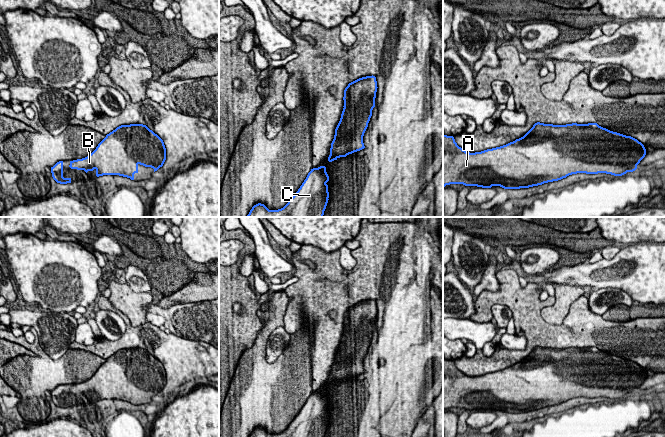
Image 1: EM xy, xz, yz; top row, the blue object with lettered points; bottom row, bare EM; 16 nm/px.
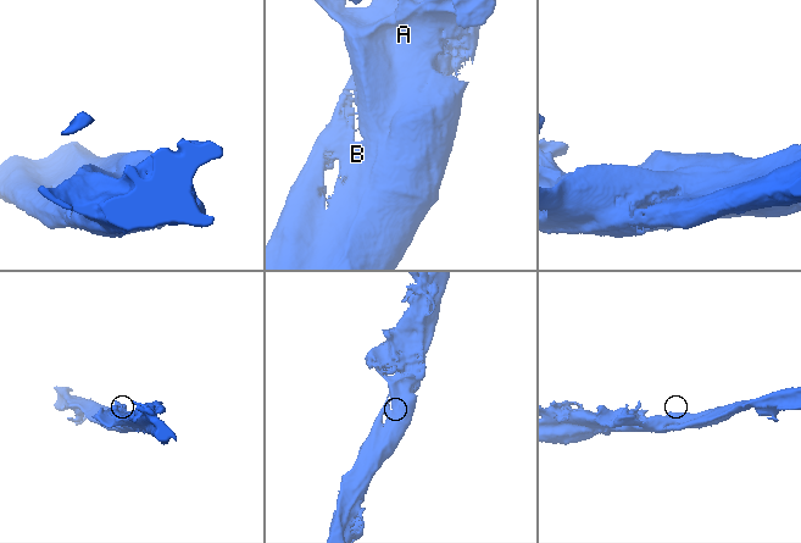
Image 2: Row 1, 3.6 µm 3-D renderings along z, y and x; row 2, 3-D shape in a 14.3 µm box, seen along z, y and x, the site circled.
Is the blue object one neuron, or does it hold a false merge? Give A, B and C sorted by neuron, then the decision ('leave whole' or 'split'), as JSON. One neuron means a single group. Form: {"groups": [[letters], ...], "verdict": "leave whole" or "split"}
{"groups": [["A", "B", "C"]], "verdict": "leave whole"}

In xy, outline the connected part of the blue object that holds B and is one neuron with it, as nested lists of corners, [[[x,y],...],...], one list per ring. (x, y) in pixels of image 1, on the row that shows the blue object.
[[[143,124],[121,125],[106,135],[96,149],[87,157],[70,161],[71,169],[96,170],[96,176],[119,175],[134,180],[138,165],[151,167],[154,172],[163,166],[166,160],[166,148],[163,140]]]

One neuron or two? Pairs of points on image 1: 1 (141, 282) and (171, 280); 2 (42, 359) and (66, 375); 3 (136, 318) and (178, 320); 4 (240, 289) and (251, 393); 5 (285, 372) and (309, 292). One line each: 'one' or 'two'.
1: two
2: one
3: one
4: two
5: two

